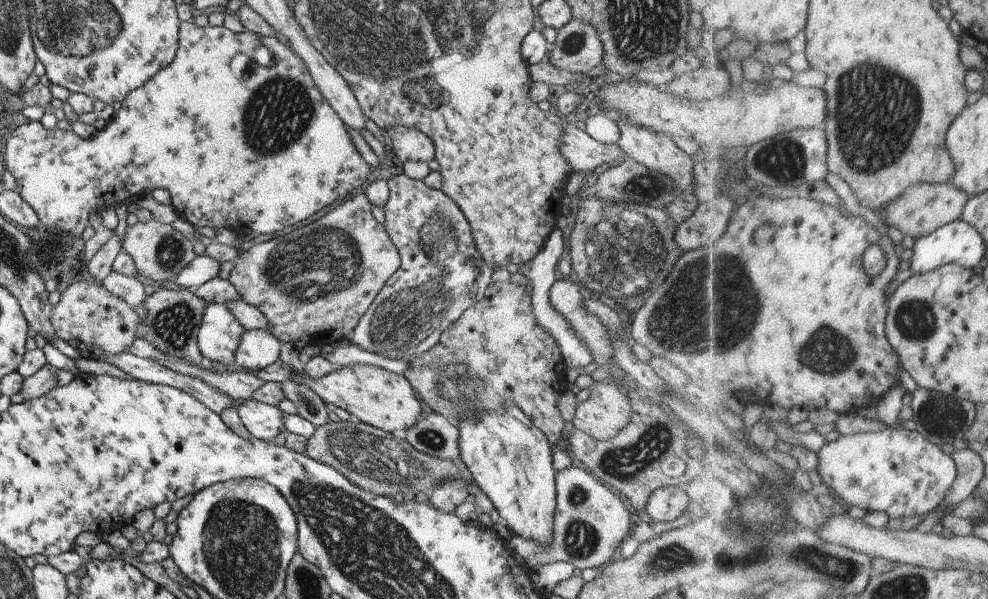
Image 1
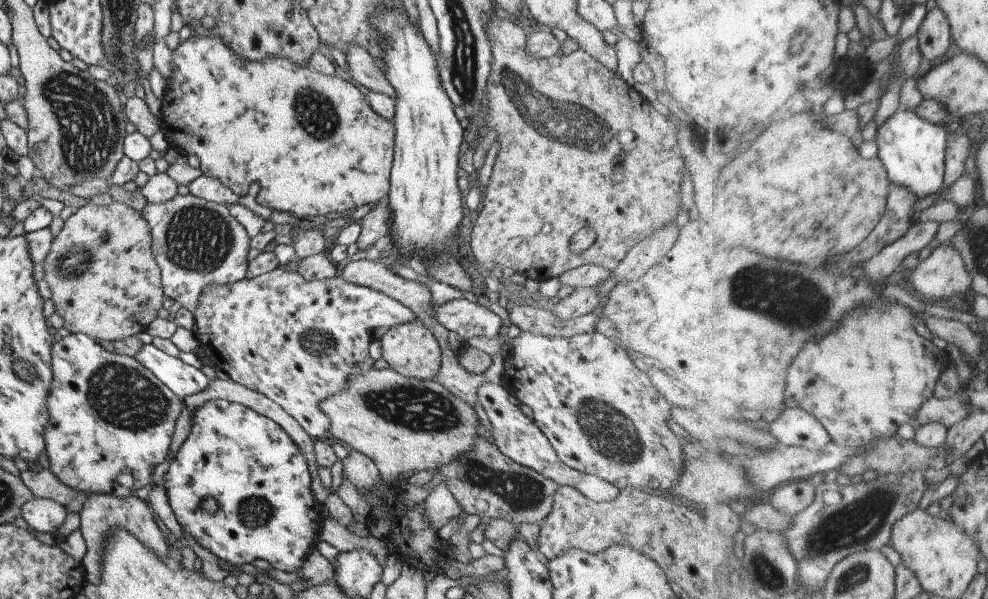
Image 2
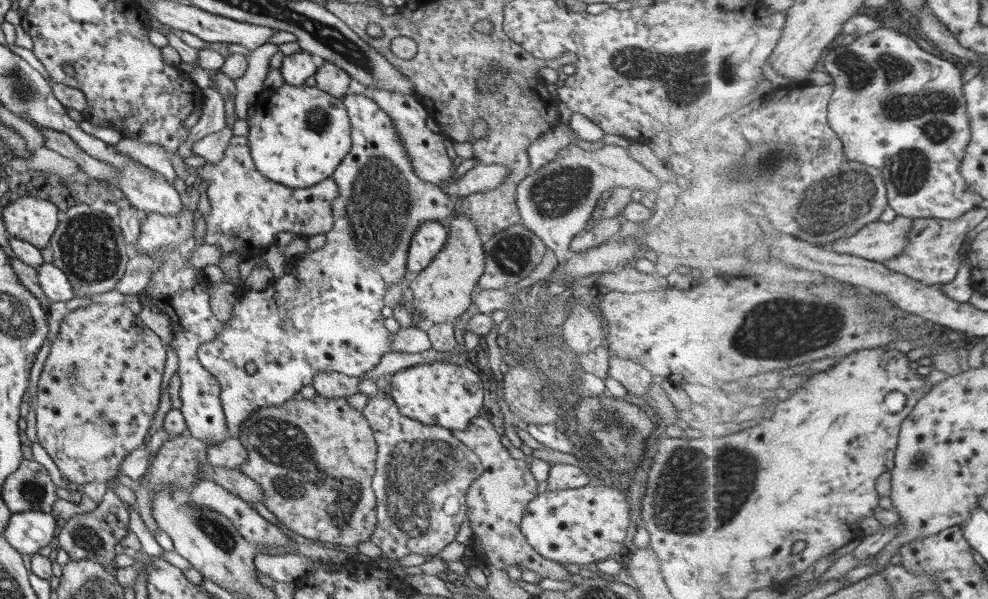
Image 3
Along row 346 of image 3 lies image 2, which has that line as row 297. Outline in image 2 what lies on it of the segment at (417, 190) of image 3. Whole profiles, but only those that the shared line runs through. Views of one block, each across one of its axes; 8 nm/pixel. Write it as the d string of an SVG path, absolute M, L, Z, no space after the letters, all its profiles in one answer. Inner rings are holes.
M278 267L233 284L207 285L198 296L192 317L194 336L215 368L225 372L233 382L264 394L278 404L314 440L326 437L330 427L330 420L319 408L320 401L346 387L346 374L372 369L367 346L373 329L416 320L411 310L399 301L372 288L353 284L339 276L308 281L297 272Z

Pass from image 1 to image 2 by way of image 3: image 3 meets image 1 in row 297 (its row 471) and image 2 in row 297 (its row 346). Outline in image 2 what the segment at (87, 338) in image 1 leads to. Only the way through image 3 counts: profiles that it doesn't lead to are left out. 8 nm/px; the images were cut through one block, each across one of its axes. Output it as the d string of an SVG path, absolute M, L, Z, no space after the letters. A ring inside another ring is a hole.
M112 201L111 204L105 205L103 202L89 202L71 213L68 218L63 221L63 226L59 233L52 238L48 253L44 256L42 267L42 279L47 282L49 292L51 292L51 302L53 302L54 312L63 318L63 328L70 333L83 333L85 336L91 337L97 341L113 343L134 336L137 332L145 332L147 325L156 317L157 310L161 308L161 303L165 299L161 288L160 270L155 262L153 253L150 249L151 237L149 227L145 219L140 213L127 207L124 204L118 204Z

